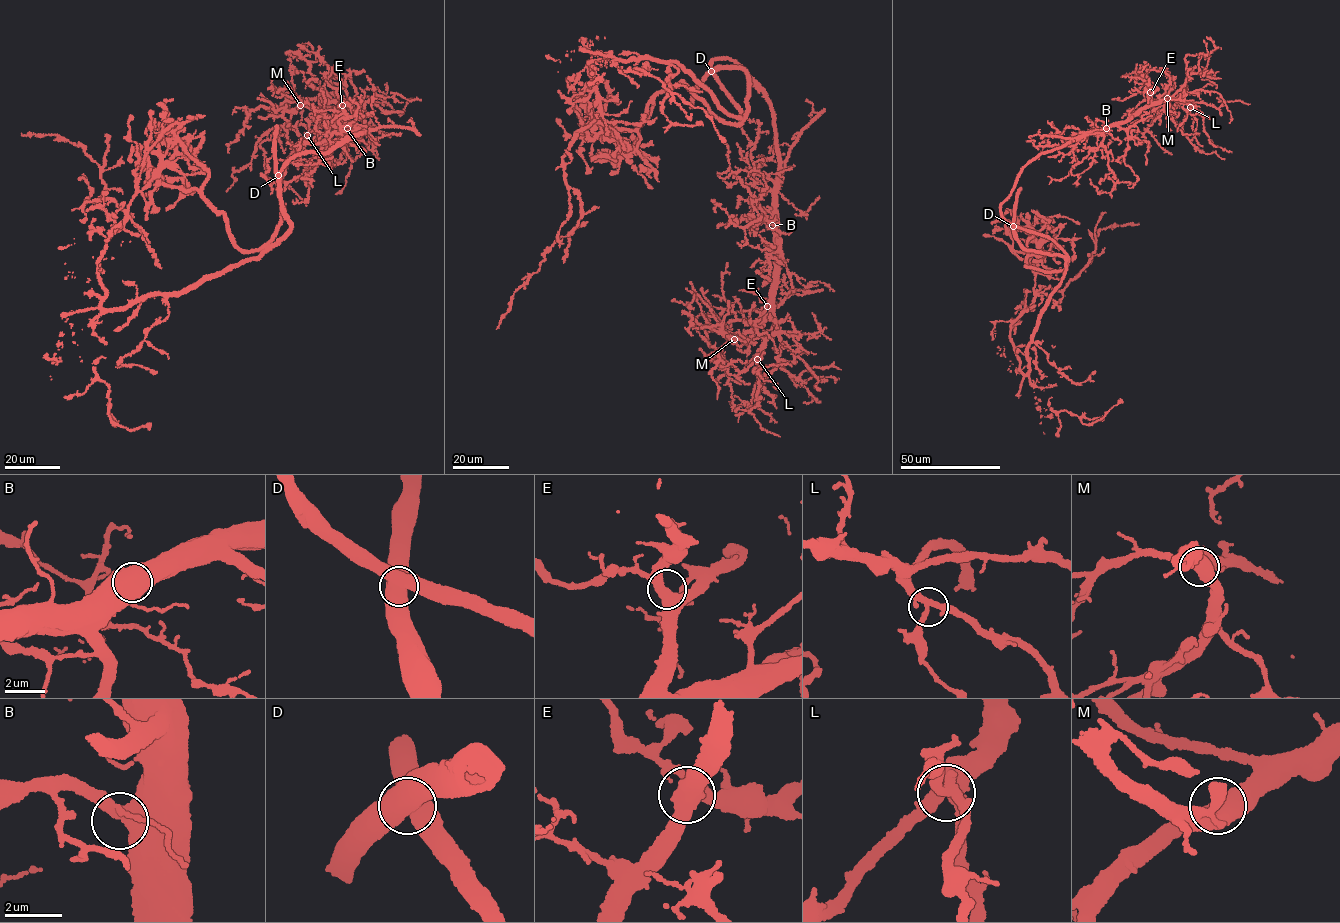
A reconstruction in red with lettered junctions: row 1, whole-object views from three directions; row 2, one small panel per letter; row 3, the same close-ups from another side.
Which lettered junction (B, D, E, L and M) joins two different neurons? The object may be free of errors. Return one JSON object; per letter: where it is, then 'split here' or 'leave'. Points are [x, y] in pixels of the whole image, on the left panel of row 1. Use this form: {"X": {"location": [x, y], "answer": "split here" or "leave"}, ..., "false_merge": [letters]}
{"B": {"location": [347, 128], "answer": "leave"}, "D": {"location": [278, 175], "answer": "split here"}, "E": {"location": [342, 105], "answer": "leave"}, "L": {"location": [307, 135], "answer": "leave"}, "M": {"location": [300, 105], "answer": "leave"}, "false_merge": ["D"]}

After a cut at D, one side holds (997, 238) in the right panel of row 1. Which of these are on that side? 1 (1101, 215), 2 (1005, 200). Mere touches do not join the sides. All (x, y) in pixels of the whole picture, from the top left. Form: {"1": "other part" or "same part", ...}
{"1": "other part", "2": "same part"}

